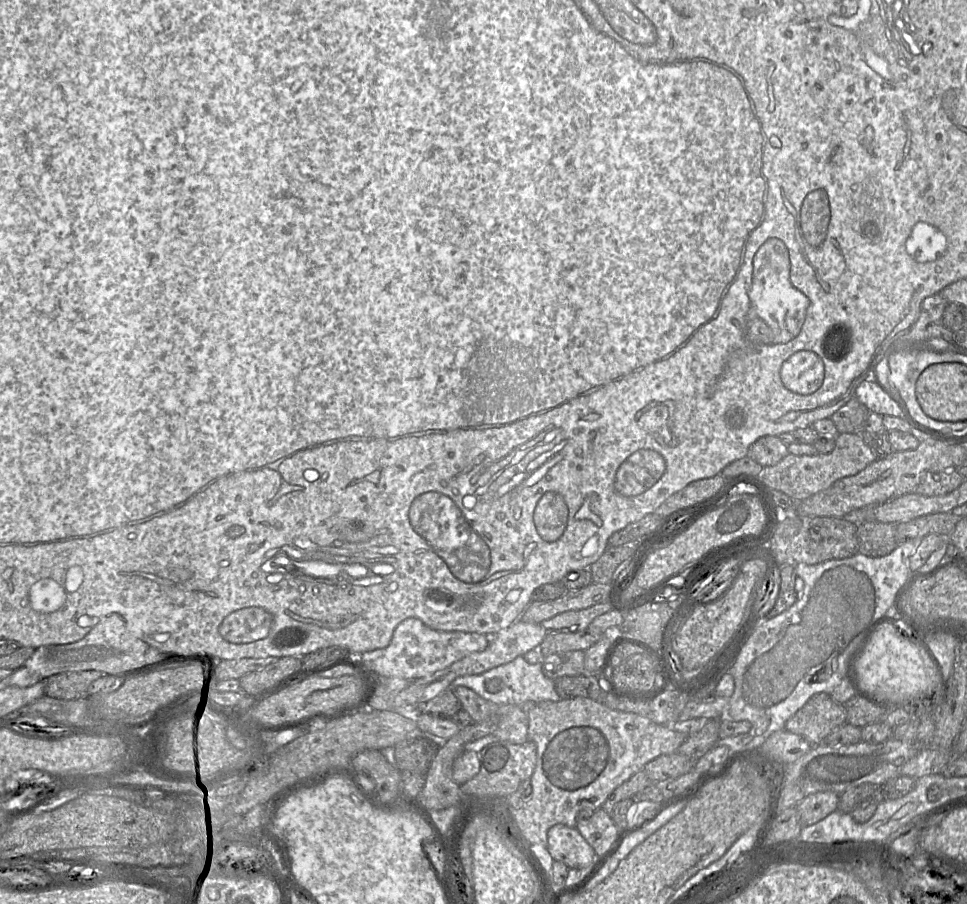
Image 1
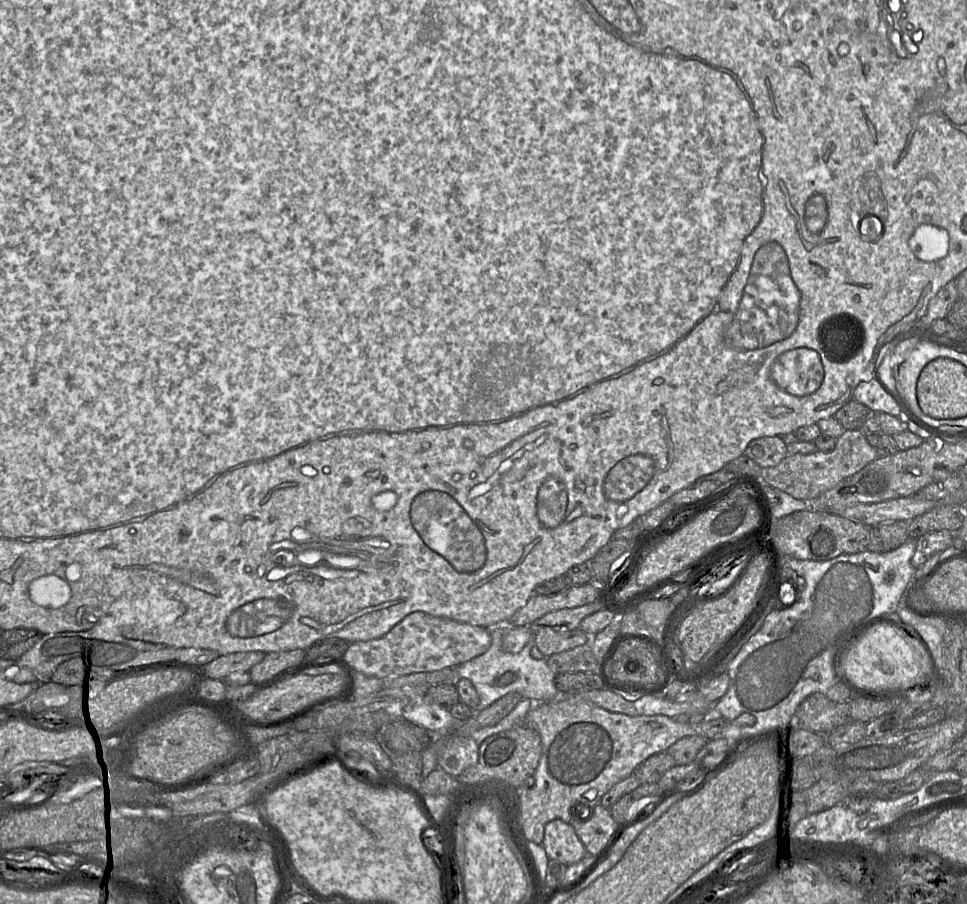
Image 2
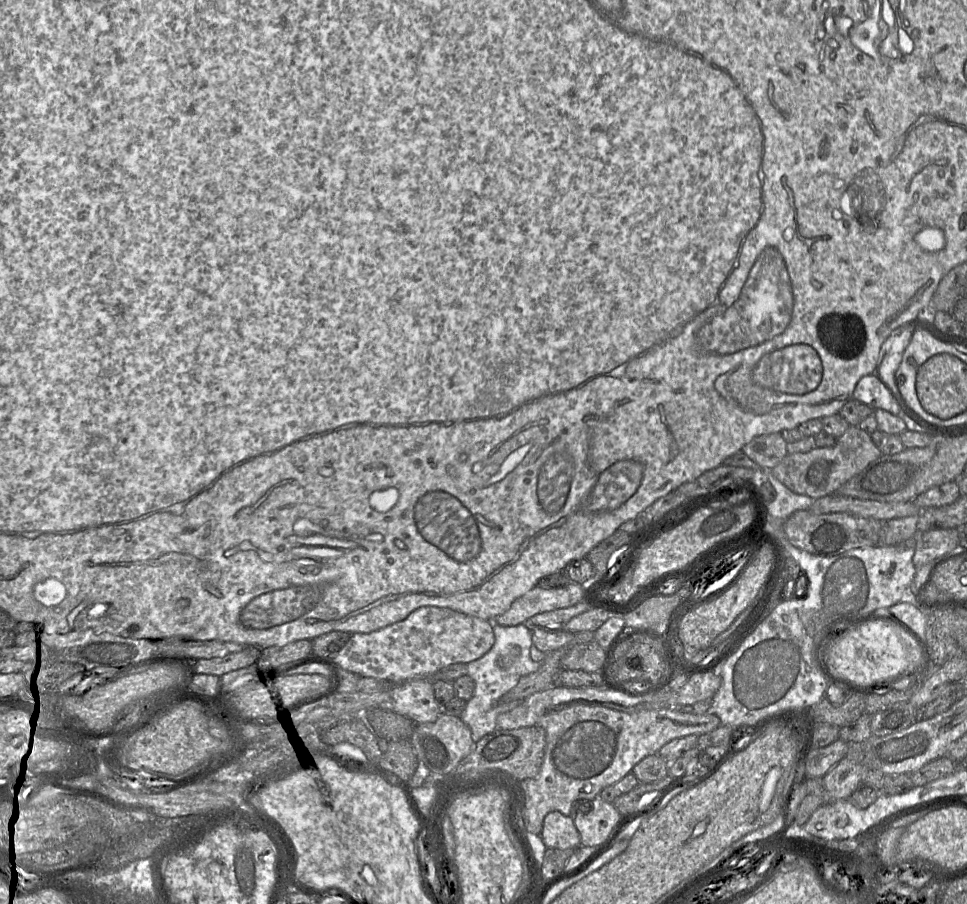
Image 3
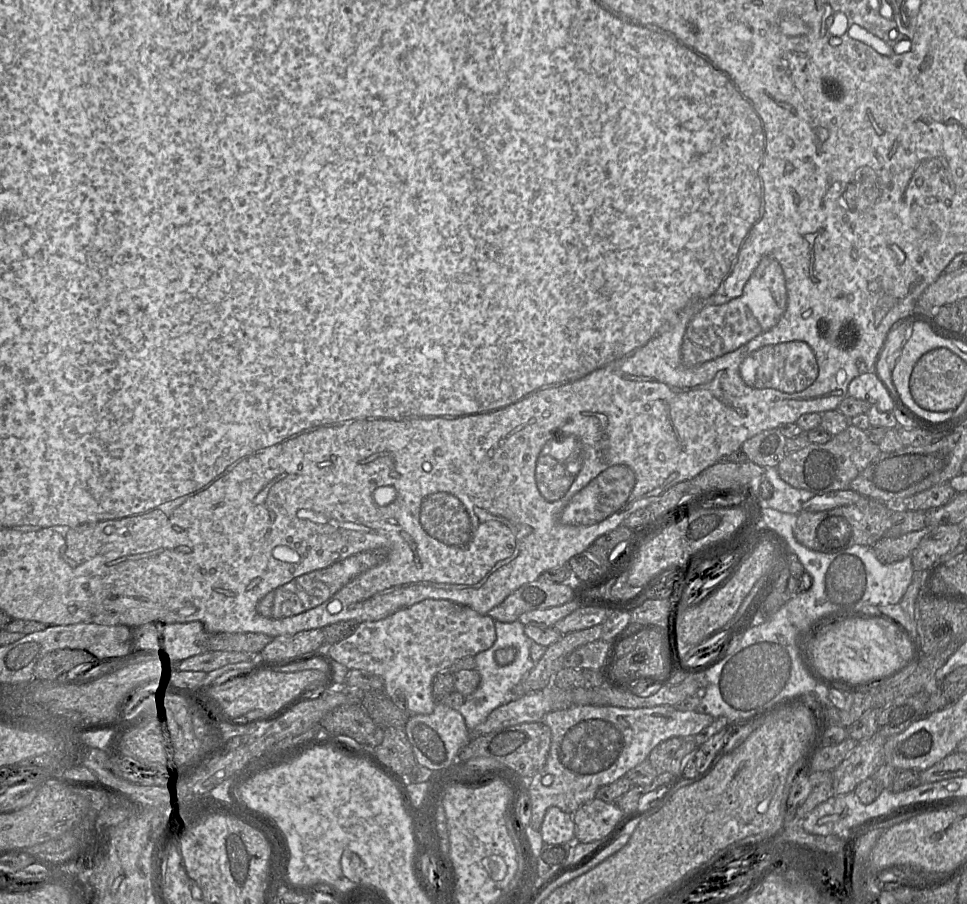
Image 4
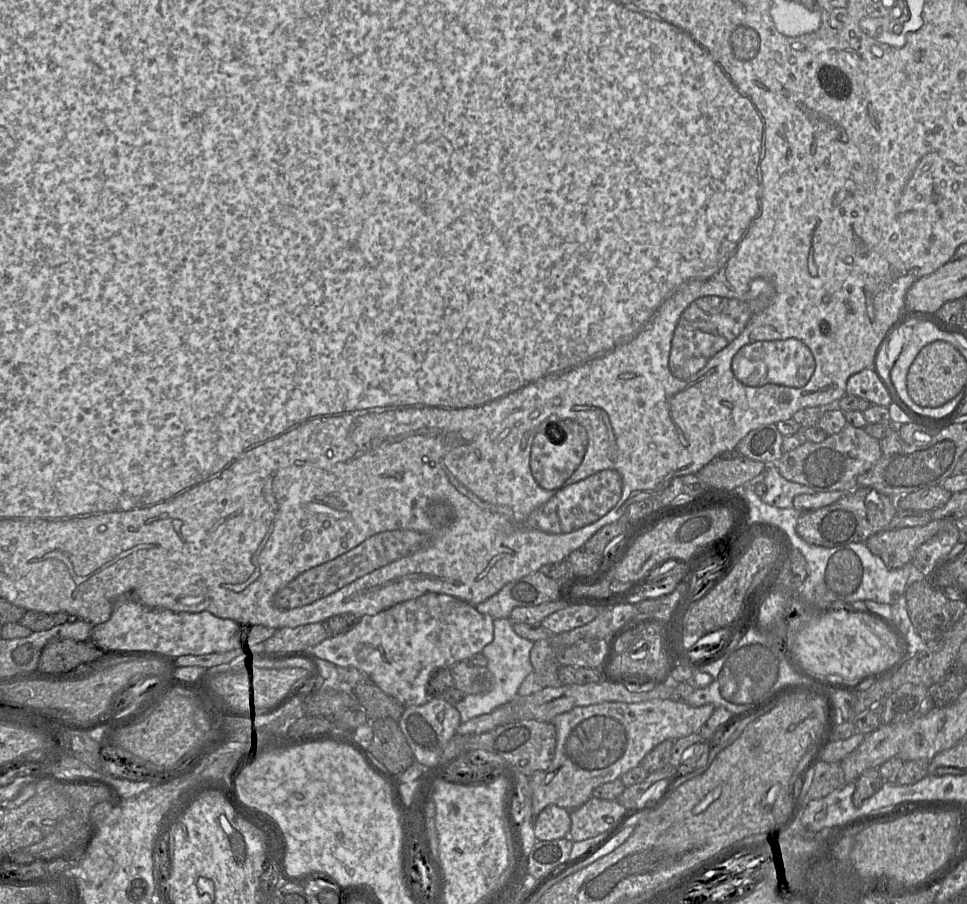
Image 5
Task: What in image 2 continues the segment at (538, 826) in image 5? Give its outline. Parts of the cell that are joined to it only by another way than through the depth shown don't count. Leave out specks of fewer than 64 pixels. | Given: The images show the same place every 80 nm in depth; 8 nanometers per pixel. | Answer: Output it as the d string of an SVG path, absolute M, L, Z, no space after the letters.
M554 819L546 823L542 846L546 850L549 859L556 859L566 866L579 862L586 855L585 846L578 837L574 827L571 823L566 823L561 819Z

